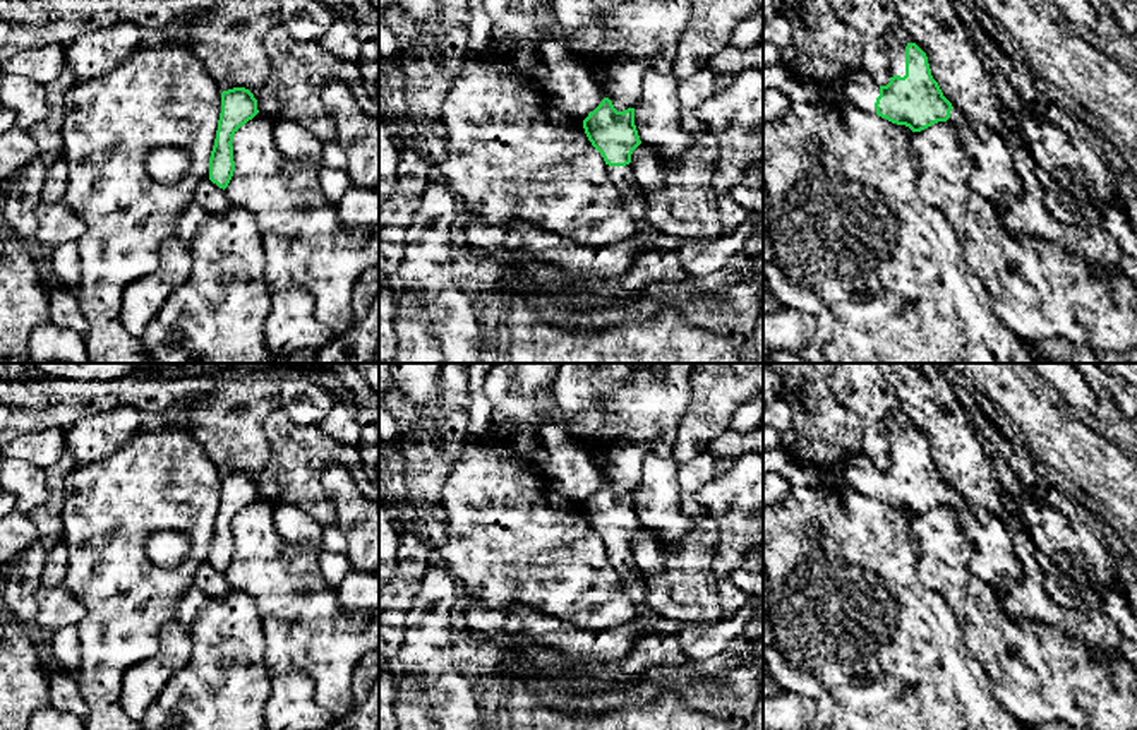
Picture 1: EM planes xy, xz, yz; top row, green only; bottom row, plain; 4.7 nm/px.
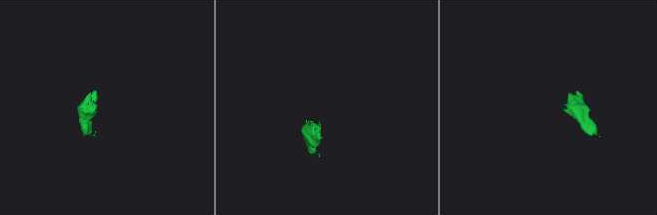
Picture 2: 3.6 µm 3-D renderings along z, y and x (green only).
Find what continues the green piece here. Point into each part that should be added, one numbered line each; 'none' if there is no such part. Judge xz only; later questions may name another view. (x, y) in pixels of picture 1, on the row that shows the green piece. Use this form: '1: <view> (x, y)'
1: xz (623, 177)

